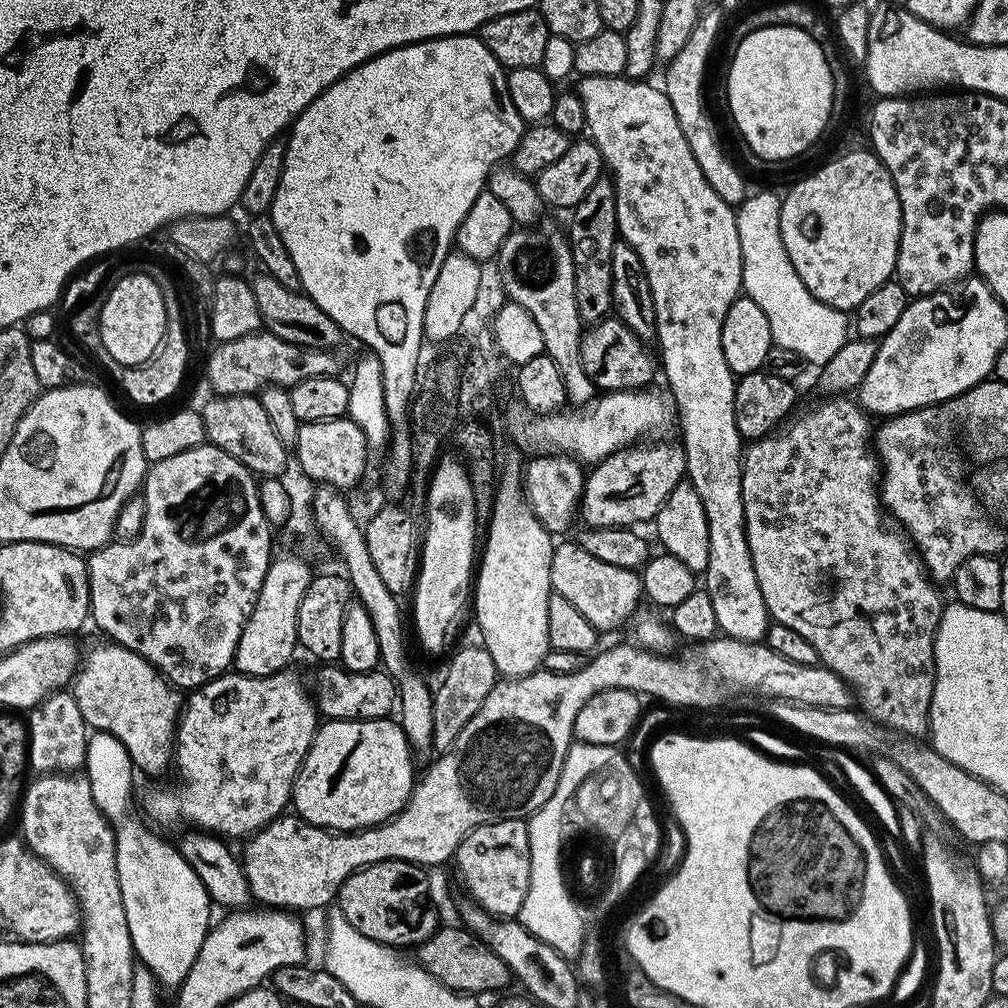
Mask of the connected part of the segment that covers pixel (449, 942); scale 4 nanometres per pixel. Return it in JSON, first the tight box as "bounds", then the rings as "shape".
{"bounds":[418,926,510,994],"shape":[[[441,926],[423,944],[419,945],[418,963],[425,968],[439,984],[445,984],[448,988],[461,994],[480,994],[476,992],[496,992],[504,988],[510,981],[510,973],[506,962],[490,950],[478,937],[463,926],[447,928]]]}

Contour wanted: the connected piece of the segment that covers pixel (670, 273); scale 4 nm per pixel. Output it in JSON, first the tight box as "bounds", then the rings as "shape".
{"bounds":[578,76,770,642],"shape":[[[580,76],[578,91],[582,98],[582,106],[586,109],[586,132],[592,143],[598,146],[605,165],[612,168],[611,175],[616,185],[616,201],[618,202],[619,239],[625,240],[632,249],[642,258],[642,266],[646,270],[646,278],[650,282],[650,294],[654,298],[656,311],[656,340],[660,344],[659,359],[662,361],[662,376],[668,379],[667,391],[674,397],[678,411],[678,428],[684,431],[682,447],[685,454],[687,468],[686,480],[693,490],[702,498],[702,510],[706,510],[706,522],[710,534],[710,554],[702,573],[702,586],[710,594],[712,603],[712,618],[715,627],[725,636],[732,636],[735,640],[748,640],[760,642],[767,637],[770,617],[768,607],[762,598],[762,590],[758,586],[758,578],[754,570],[754,562],[748,545],[748,535],[744,529],[744,503],[742,502],[742,474],[744,473],[744,449],[742,437],[738,426],[734,422],[734,394],[736,393],[737,377],[730,370],[726,362],[726,354],[722,354],[722,322],[726,322],[726,310],[741,295],[744,279],[742,278],[742,246],[738,242],[738,226],[733,205],[722,202],[718,194],[714,194],[714,186],[706,182],[702,170],[698,170],[698,162],[694,162],[694,154],[690,154],[690,146],[686,142],[686,134],[682,134],[682,126],[678,126],[678,118],[674,114],[674,106],[670,106],[670,98],[665,94],[663,87],[656,88],[652,82],[644,80],[629,80],[627,76]]]}

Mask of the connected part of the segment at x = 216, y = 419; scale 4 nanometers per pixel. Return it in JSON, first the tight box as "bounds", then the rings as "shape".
{"bounds":[200,395,290,477],"shape":[[[213,395],[211,399],[205,402],[200,412],[207,443],[238,458],[238,462],[246,465],[257,477],[283,477],[283,472],[288,468],[288,460],[290,464],[290,452],[282,446],[282,442],[278,442],[278,434],[274,434],[274,426],[270,426],[270,418],[262,408],[259,395]]]}

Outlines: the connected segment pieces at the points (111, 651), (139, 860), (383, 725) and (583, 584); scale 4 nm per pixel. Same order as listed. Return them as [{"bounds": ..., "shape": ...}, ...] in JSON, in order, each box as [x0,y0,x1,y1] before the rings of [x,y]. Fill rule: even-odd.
[{"bounds":[70,642,182,775],"shape":[[[103,642],[85,651],[70,685],[89,729],[108,732],[130,754],[133,765],[150,775],[164,772],[174,760],[174,737],[182,711],[182,696],[144,658],[121,644]]]},{"bounds":[116,828,214,986],"shape":[[[132,828],[129,832],[116,832],[117,857],[128,856],[128,861],[123,861],[122,902],[126,906],[126,922],[130,926],[132,935],[132,948],[136,952],[139,963],[150,966],[161,985],[172,984],[178,986],[188,976],[194,958],[200,952],[200,947],[205,936],[208,935],[210,919],[208,915],[214,911],[208,899],[208,892],[202,886],[198,874],[180,857],[179,851],[172,848],[164,840],[159,840],[152,832],[140,832]]]},{"bounds":[291,719,413,832],"shape":[[[395,719],[328,720],[316,729],[296,782],[291,807],[319,828],[355,832],[391,820],[412,796],[413,749]]]},{"bounds":[550,542,642,634],"shape":[[[560,542],[555,545],[550,578],[552,592],[562,594],[562,598],[570,601],[585,616],[586,622],[590,622],[590,626],[594,626],[600,634],[612,632],[624,623],[625,627],[637,611],[635,608],[639,606],[640,600],[642,601],[639,571],[626,570],[622,566],[610,566],[610,562],[601,562],[599,558],[586,554],[586,550],[582,550],[576,542]]]}]

